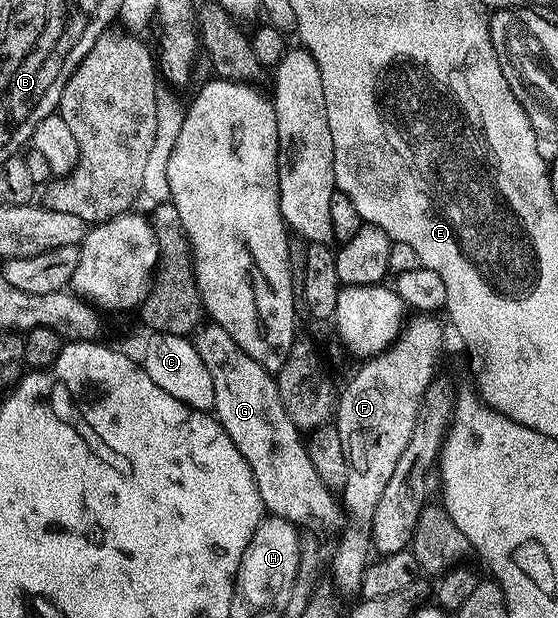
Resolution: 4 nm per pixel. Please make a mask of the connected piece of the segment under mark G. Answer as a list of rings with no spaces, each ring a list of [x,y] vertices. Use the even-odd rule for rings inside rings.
[[[203,326],[193,332],[192,342],[196,353],[200,353],[200,361],[204,361],[208,373],[212,373],[213,414],[228,437],[232,437],[232,445],[236,445],[244,461],[248,461],[263,508],[298,529],[309,528],[317,522],[340,531],[345,525],[343,506],[341,502],[331,503],[335,492],[316,474],[312,457],[306,452],[303,432],[288,417],[280,401],[277,378],[252,361],[228,333],[222,335],[223,331],[210,331]]]

